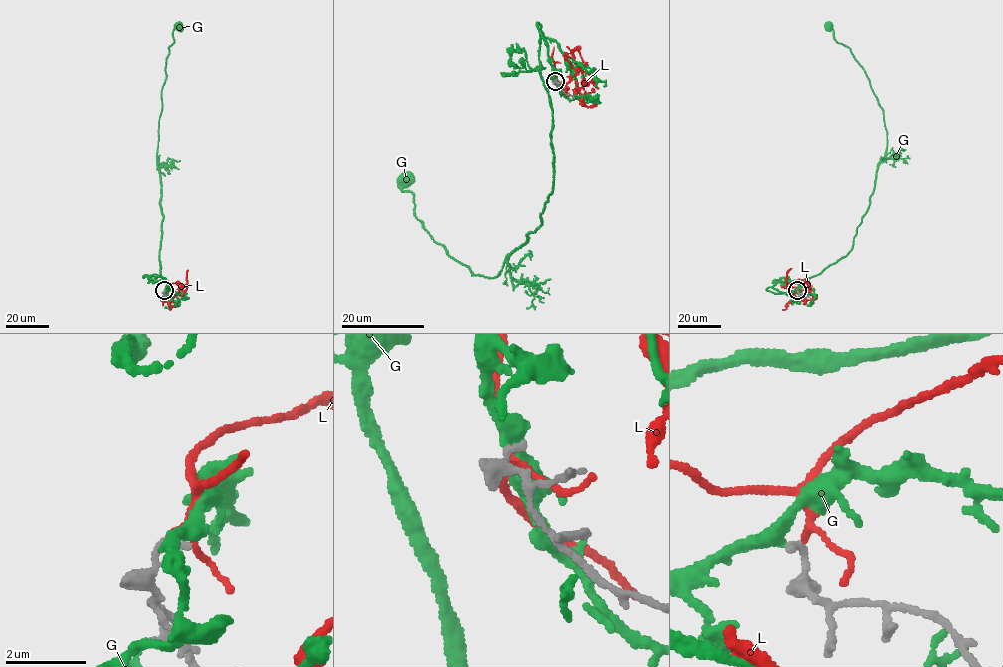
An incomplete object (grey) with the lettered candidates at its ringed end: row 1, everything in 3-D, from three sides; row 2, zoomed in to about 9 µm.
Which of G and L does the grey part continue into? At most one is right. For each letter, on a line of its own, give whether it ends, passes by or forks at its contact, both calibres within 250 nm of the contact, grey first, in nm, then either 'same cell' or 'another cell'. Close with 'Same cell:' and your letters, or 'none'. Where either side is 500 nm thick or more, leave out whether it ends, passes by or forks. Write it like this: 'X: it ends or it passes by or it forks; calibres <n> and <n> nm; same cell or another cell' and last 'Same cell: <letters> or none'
G: it passes by; calibres 180 and 340 nm; another cell
L: it passes by; calibres 190 and 130 nm; same cell
Same cell: L

